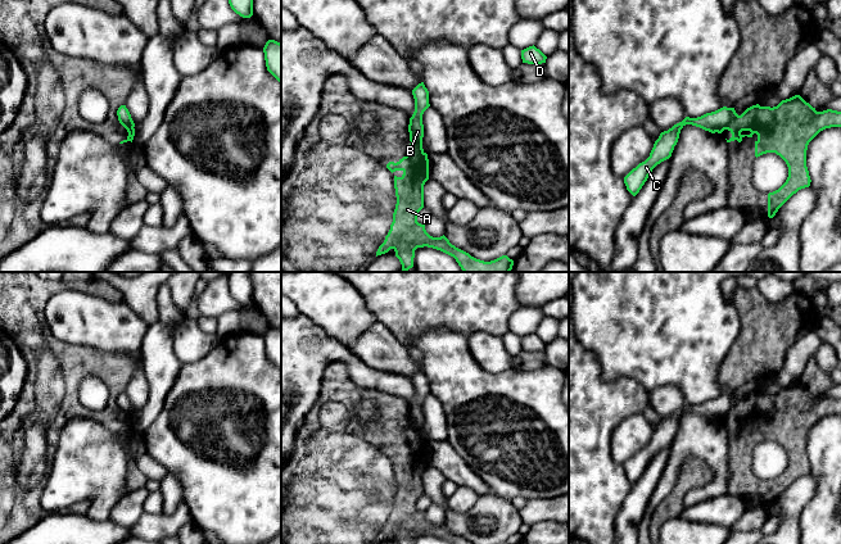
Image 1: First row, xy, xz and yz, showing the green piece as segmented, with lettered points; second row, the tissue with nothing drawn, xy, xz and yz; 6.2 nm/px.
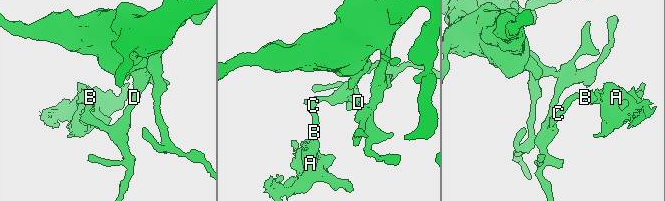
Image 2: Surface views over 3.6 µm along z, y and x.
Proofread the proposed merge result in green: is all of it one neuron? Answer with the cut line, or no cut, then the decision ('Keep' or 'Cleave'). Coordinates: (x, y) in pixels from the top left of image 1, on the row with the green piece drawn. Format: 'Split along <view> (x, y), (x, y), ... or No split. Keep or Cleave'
Split along yz (738, 116), (724, 128). Cleave

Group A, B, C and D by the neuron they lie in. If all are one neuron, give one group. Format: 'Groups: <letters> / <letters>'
Groups: A / B C D

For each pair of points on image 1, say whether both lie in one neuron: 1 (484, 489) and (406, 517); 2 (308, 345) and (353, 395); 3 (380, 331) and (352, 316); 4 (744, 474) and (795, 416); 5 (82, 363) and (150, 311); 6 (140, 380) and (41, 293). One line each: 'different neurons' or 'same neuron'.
1: different neurons
2: different neurons
3: different neurons
4: same neuron
5: different neurons
6: different neurons

